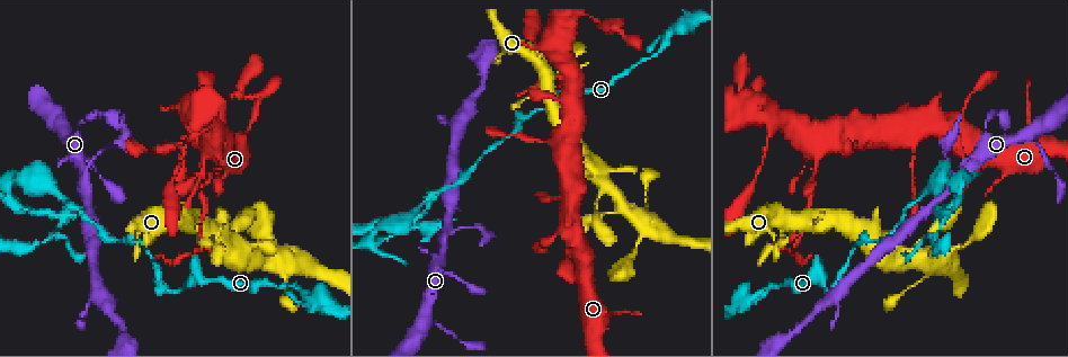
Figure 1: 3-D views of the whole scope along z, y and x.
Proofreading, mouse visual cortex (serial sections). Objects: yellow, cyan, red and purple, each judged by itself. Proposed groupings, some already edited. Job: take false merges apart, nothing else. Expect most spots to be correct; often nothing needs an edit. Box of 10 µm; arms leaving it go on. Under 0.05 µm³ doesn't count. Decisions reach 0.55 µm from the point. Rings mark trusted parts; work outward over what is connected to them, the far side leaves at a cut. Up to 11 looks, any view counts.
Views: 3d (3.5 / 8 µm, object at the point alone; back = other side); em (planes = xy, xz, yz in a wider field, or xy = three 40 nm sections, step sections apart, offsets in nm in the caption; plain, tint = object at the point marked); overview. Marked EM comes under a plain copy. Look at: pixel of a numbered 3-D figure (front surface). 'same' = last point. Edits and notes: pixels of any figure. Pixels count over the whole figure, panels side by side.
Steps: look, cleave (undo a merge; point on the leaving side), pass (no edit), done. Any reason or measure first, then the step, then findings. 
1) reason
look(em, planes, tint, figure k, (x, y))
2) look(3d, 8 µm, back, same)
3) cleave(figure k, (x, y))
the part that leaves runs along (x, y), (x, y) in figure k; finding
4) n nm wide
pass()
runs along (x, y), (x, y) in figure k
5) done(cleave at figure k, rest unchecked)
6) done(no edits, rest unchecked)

thin neck
look(3d, 3.5 µm, figure 1, (201, 181))

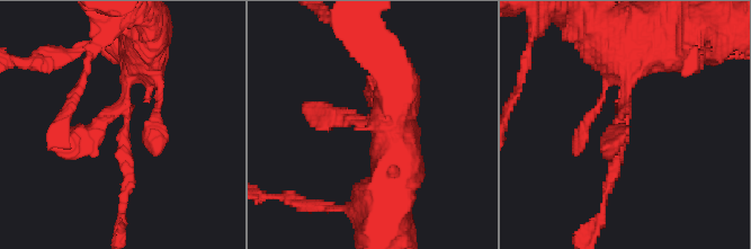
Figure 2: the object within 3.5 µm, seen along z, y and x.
look(em, planes, tint, figure 2, (123, 127))

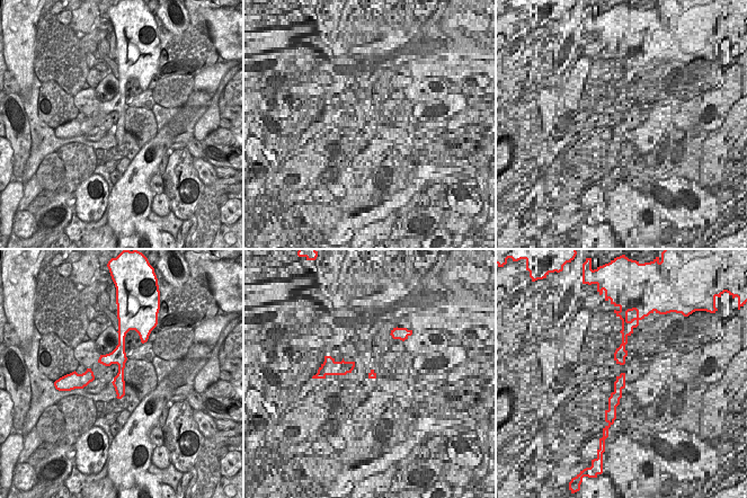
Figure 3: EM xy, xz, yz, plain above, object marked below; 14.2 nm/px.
cleave(figure 2, (125, 132))
border along (118, 341), (124, 345) in figure 3; two cells meet here

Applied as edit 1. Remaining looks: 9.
see it whole again
look(overview)

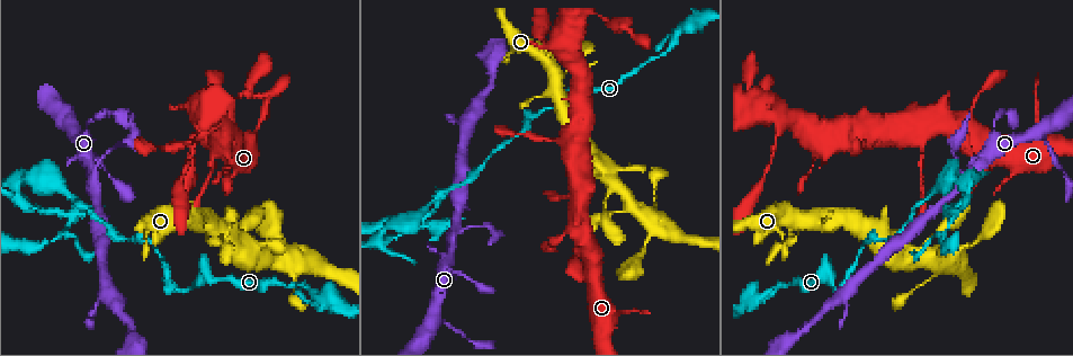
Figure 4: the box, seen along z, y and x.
calibre changes
look(3d, 3.5 µm, figure 4, (316, 297))

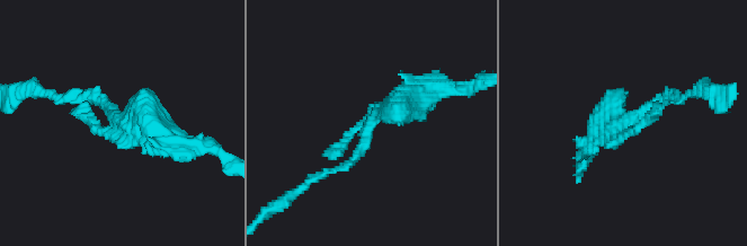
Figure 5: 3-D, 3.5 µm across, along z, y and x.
now the EM
look(em, planes, tint, figure 5, (367, 122))

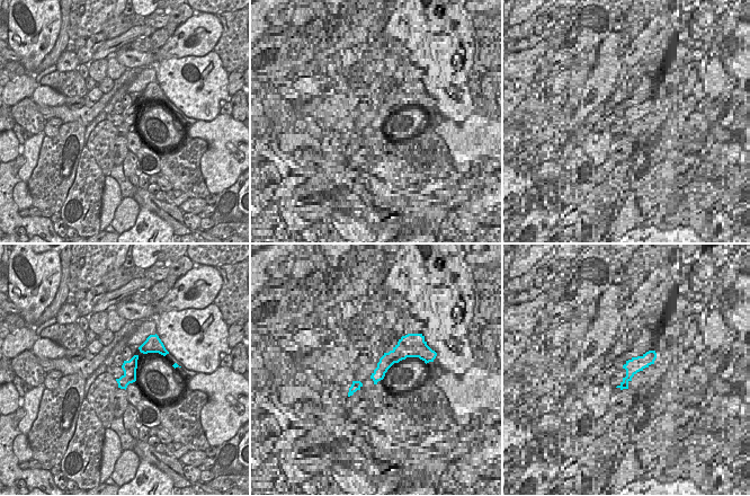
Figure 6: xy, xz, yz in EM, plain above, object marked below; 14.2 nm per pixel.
pass()
runs along (327, 173), (358, 152), (375, 114), (424, 88) in figure 5; one cell here

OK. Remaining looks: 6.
look(3d, 3.5 µm, back, figure 4, (192, 287))

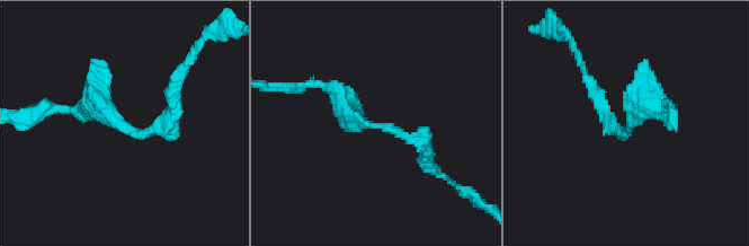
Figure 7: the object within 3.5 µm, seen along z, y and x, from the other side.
need the tissue
look(em, planes, tint, figure 7, (631, 124))

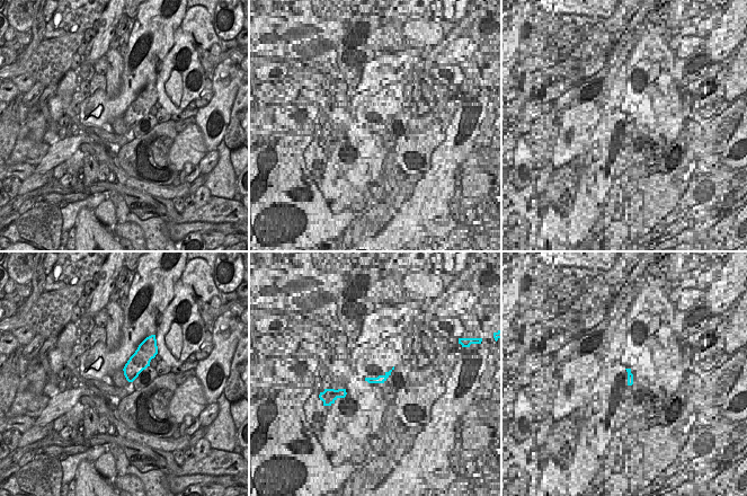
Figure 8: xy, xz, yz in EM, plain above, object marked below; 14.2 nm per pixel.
240 nm wide
pass()
runs along (322, 85), (357, 122), (391, 128), (426, 154) in figure 7; all the same cell

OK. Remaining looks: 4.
branch point
look(3d, 8 µm, figure 4, (249, 92))

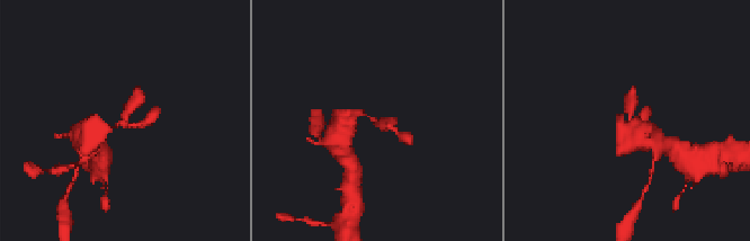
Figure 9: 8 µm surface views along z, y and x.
closer look
look(3d, 3.5 µm, same)

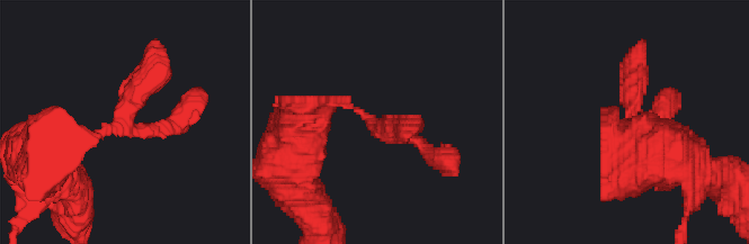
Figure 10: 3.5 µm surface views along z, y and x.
3 arms; arms of 150, 300, 350 nm
look(em, xy, step 1, tint, figure 10, (124, 126))

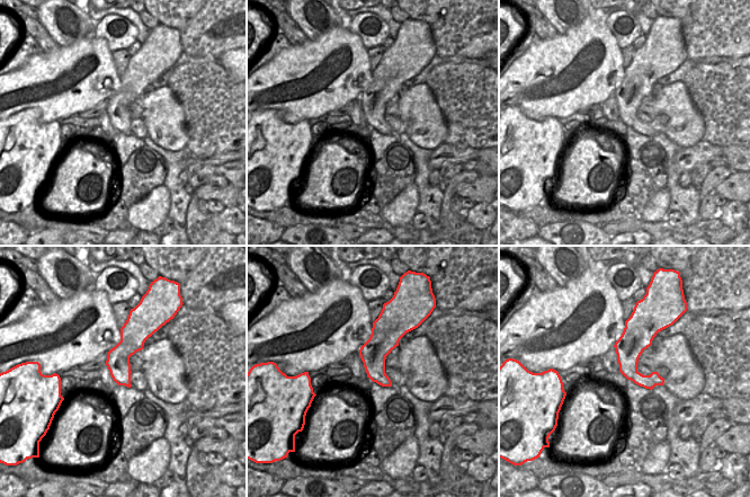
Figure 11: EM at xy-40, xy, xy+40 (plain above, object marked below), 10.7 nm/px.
pass()
runs along (60, 142), (122, 125), (150, 60) in figure 10; all the same cell

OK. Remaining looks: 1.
done(cleave at figure 2, rest unchecked)

